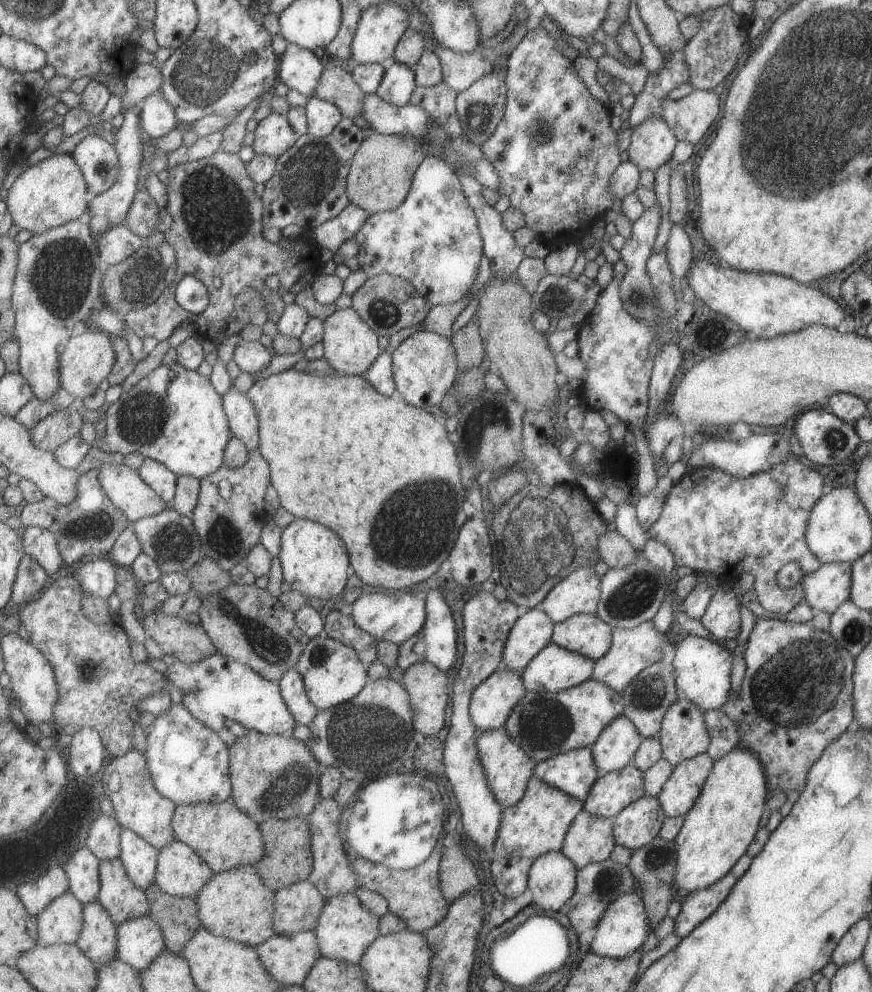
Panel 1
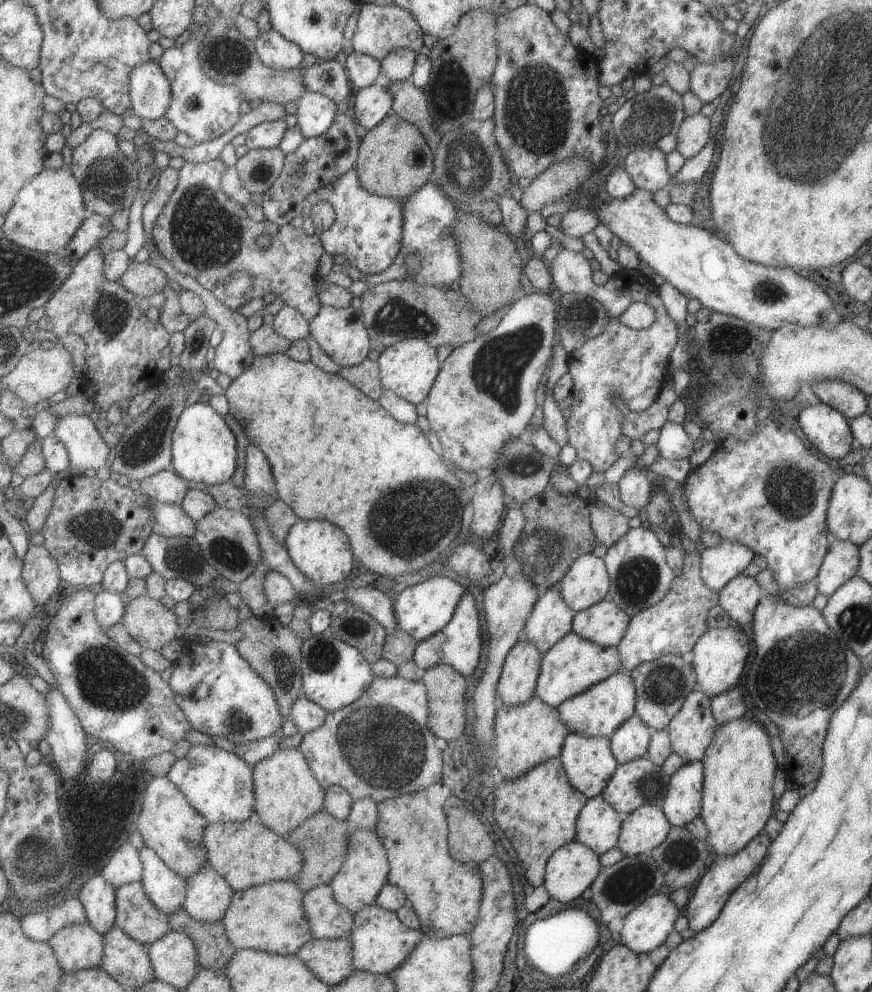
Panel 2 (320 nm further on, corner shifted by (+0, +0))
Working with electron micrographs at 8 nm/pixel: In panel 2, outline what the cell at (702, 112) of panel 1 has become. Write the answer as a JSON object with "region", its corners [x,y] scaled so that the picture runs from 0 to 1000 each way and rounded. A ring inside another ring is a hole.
{"region":[[[803,114],[786,118],[775,135],[775,152],[786,161],[797,157],[815,137],[813,119]]]}

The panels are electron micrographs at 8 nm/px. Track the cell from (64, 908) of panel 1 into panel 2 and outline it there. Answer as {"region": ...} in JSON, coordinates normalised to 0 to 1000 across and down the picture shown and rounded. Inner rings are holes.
{"region":[[[103,929],[93,932],[79,932],[68,939],[55,950],[64,960],[69,973],[76,981],[85,981],[97,977],[118,976],[122,961],[122,946]]]}

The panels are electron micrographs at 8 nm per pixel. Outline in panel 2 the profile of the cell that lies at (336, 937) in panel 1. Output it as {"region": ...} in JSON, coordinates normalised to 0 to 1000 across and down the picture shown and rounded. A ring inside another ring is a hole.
{"region":[[[435,912],[421,914],[408,921],[408,933],[403,944],[406,973],[412,979],[450,983],[482,954],[486,943],[484,936],[469,935],[453,918]]]}

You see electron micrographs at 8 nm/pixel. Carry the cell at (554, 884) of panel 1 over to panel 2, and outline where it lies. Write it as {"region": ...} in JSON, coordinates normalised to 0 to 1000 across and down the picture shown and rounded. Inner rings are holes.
{"region":[[[659,847],[640,855],[627,866],[623,893],[631,905],[655,909],[682,887],[689,877],[686,861]]]}

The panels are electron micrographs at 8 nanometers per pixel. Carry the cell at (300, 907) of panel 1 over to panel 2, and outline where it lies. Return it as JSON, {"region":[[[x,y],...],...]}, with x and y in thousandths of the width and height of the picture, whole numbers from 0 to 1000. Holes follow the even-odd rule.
{"region":[[[368,892],[351,900],[349,912],[360,946],[403,946],[408,921],[388,909],[380,892]]]}

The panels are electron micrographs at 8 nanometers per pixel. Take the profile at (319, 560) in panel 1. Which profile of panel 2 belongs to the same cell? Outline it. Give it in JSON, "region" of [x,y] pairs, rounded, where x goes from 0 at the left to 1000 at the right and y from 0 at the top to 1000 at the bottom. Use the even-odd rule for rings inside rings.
{"region":[[[344,523],[334,532],[328,551],[341,573],[368,594],[375,589],[393,587],[396,583],[400,583],[409,568],[404,544],[394,532],[370,523]]]}

